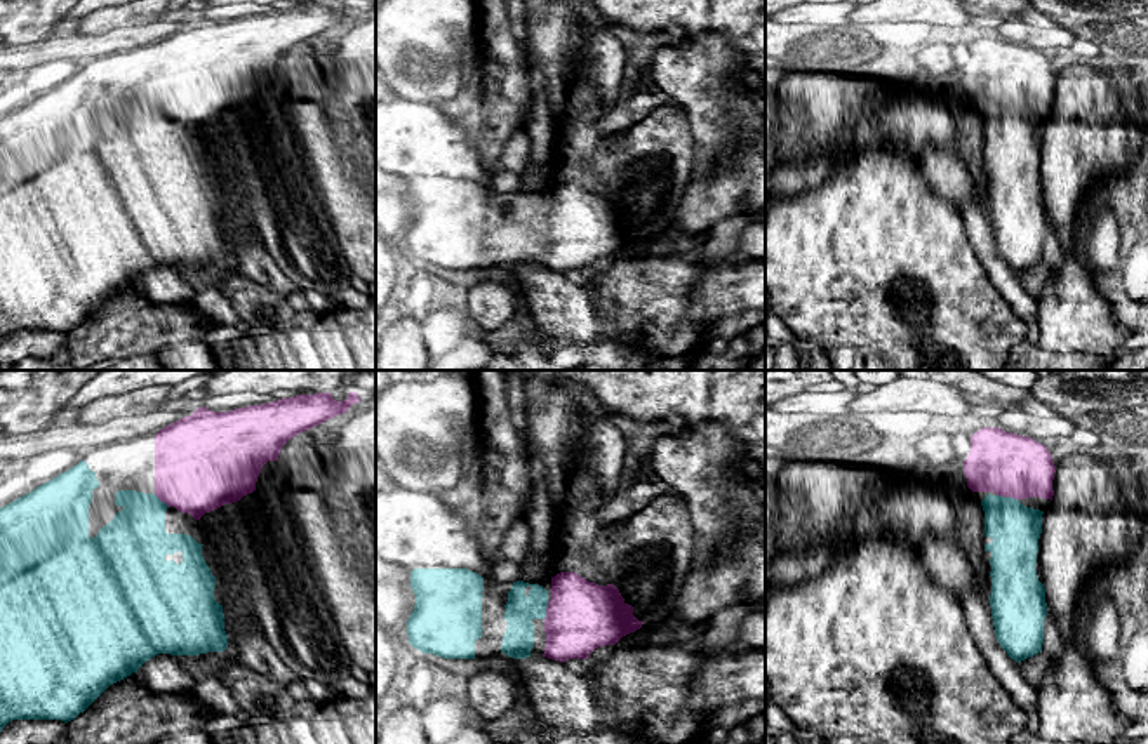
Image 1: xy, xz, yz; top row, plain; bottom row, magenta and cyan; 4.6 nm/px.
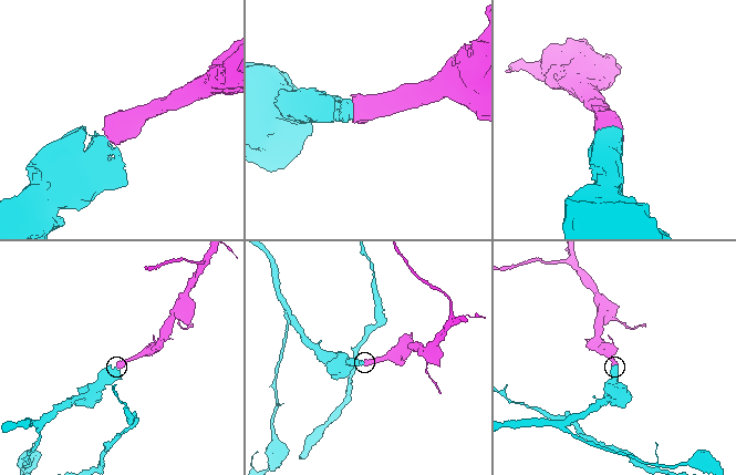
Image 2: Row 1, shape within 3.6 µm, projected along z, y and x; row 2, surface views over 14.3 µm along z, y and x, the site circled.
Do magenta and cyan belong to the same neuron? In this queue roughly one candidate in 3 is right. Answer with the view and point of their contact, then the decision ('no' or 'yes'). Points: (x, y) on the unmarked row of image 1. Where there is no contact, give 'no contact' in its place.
yz (1007, 106) | yes

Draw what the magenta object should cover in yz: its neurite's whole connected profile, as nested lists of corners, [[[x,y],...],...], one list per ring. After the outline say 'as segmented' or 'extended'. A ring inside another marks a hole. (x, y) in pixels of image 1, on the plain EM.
[[[983,38],[971,47],[964,85],[972,103],[986,103],[984,162],[991,163],[991,229],[995,247],[1021,273],[1042,262],[1047,226],[1045,198],[1037,188],[1044,122],[1026,118],[1028,108],[1051,110],[1056,76],[1045,56],[1030,47]]] | extended

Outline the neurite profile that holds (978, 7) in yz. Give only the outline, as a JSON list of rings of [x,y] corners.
[[[962,0],[965,9],[974,16],[1000,12],[1004,16],[1018,16],[1025,9],[1021,0]]]

